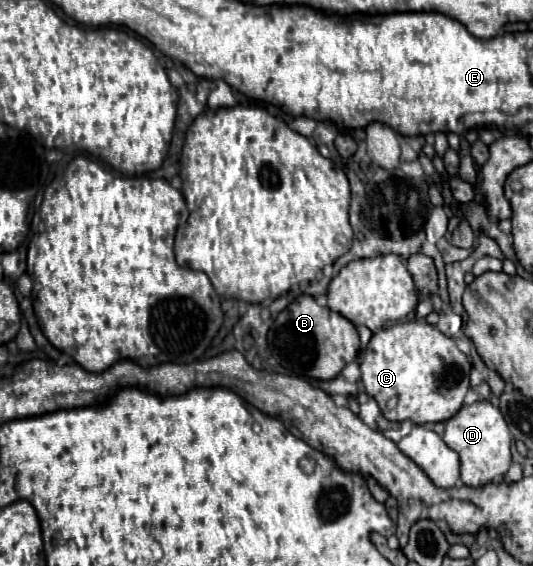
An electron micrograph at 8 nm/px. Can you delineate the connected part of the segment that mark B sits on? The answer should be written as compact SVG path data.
M300 295L278 313L268 333L270 355L292 375L312 379L334 379L342 367L356 359L360 339L356 327L340 313L320 307L310 295Z

